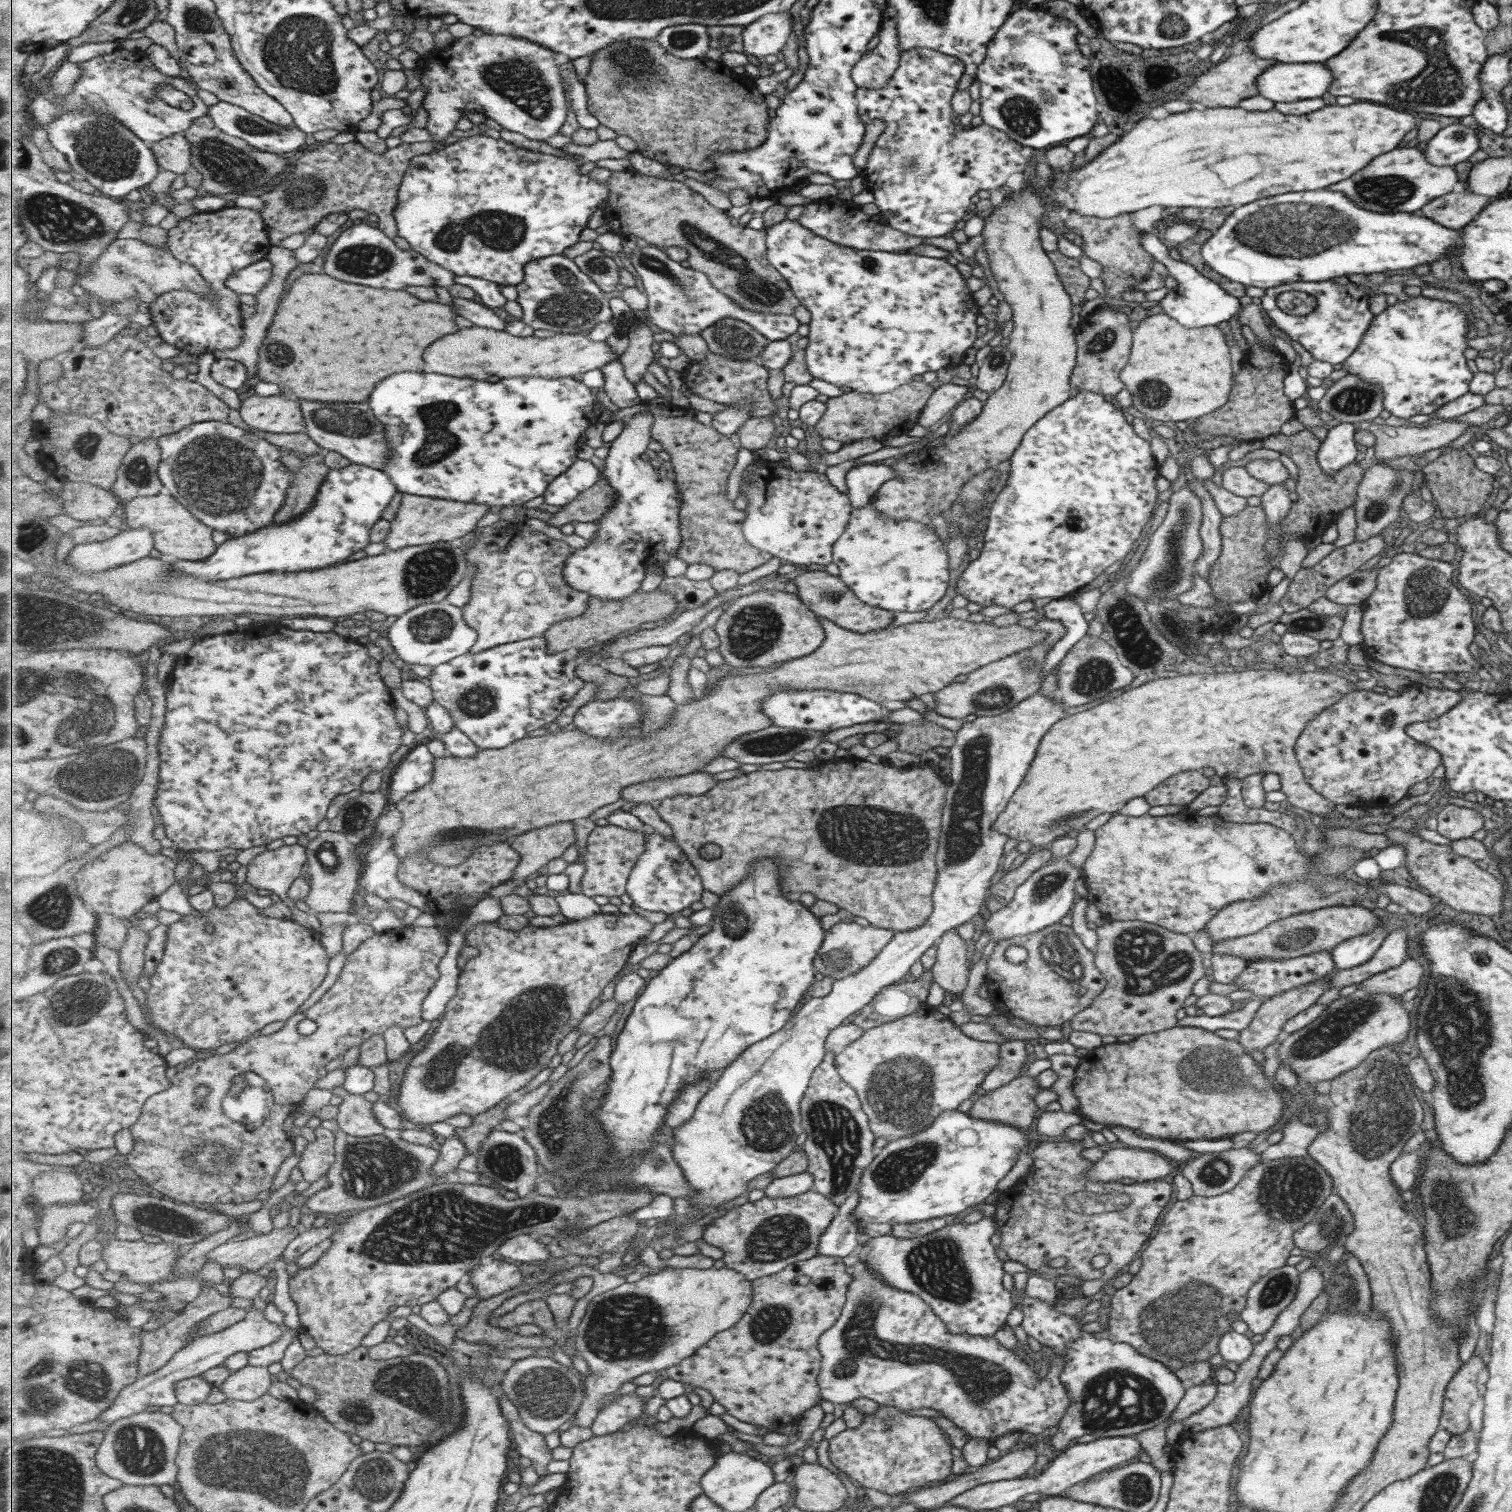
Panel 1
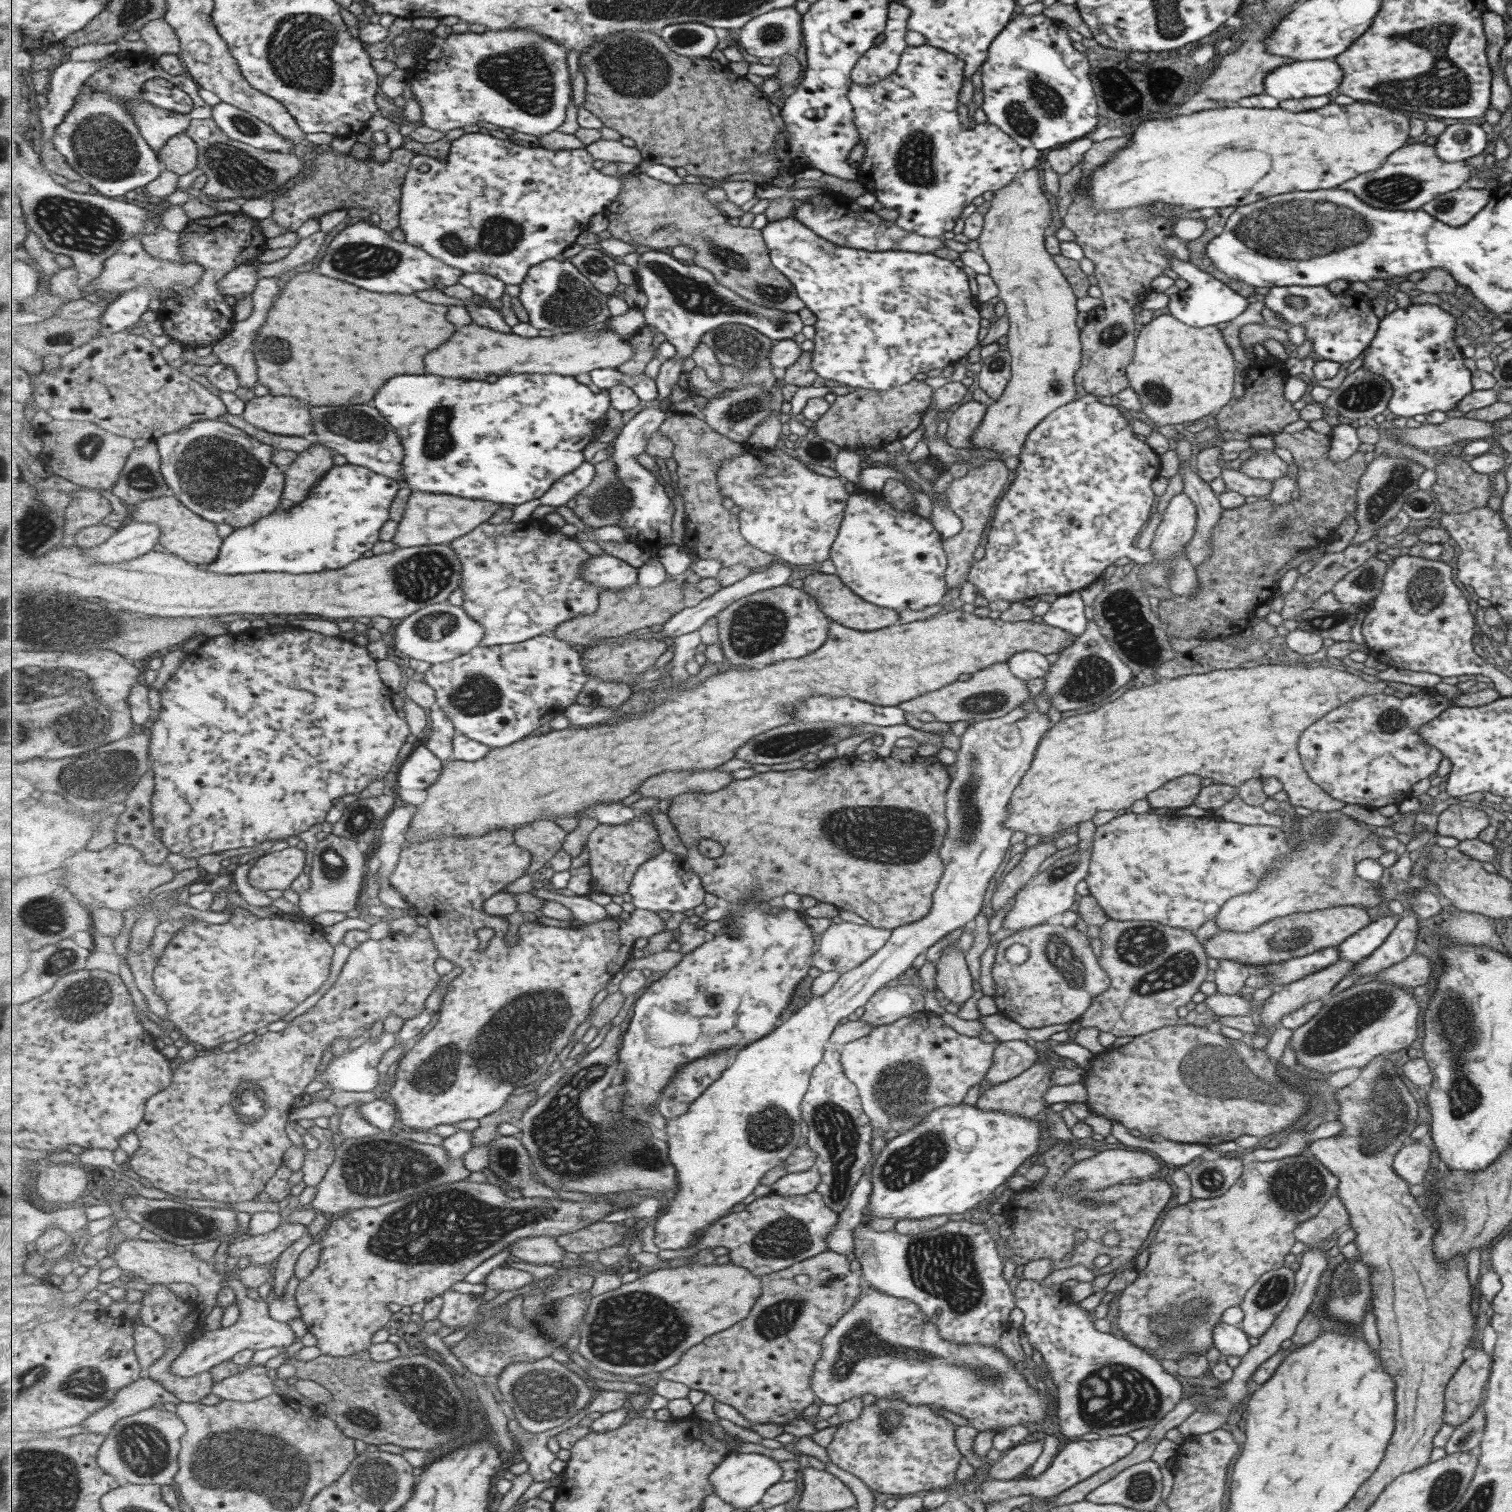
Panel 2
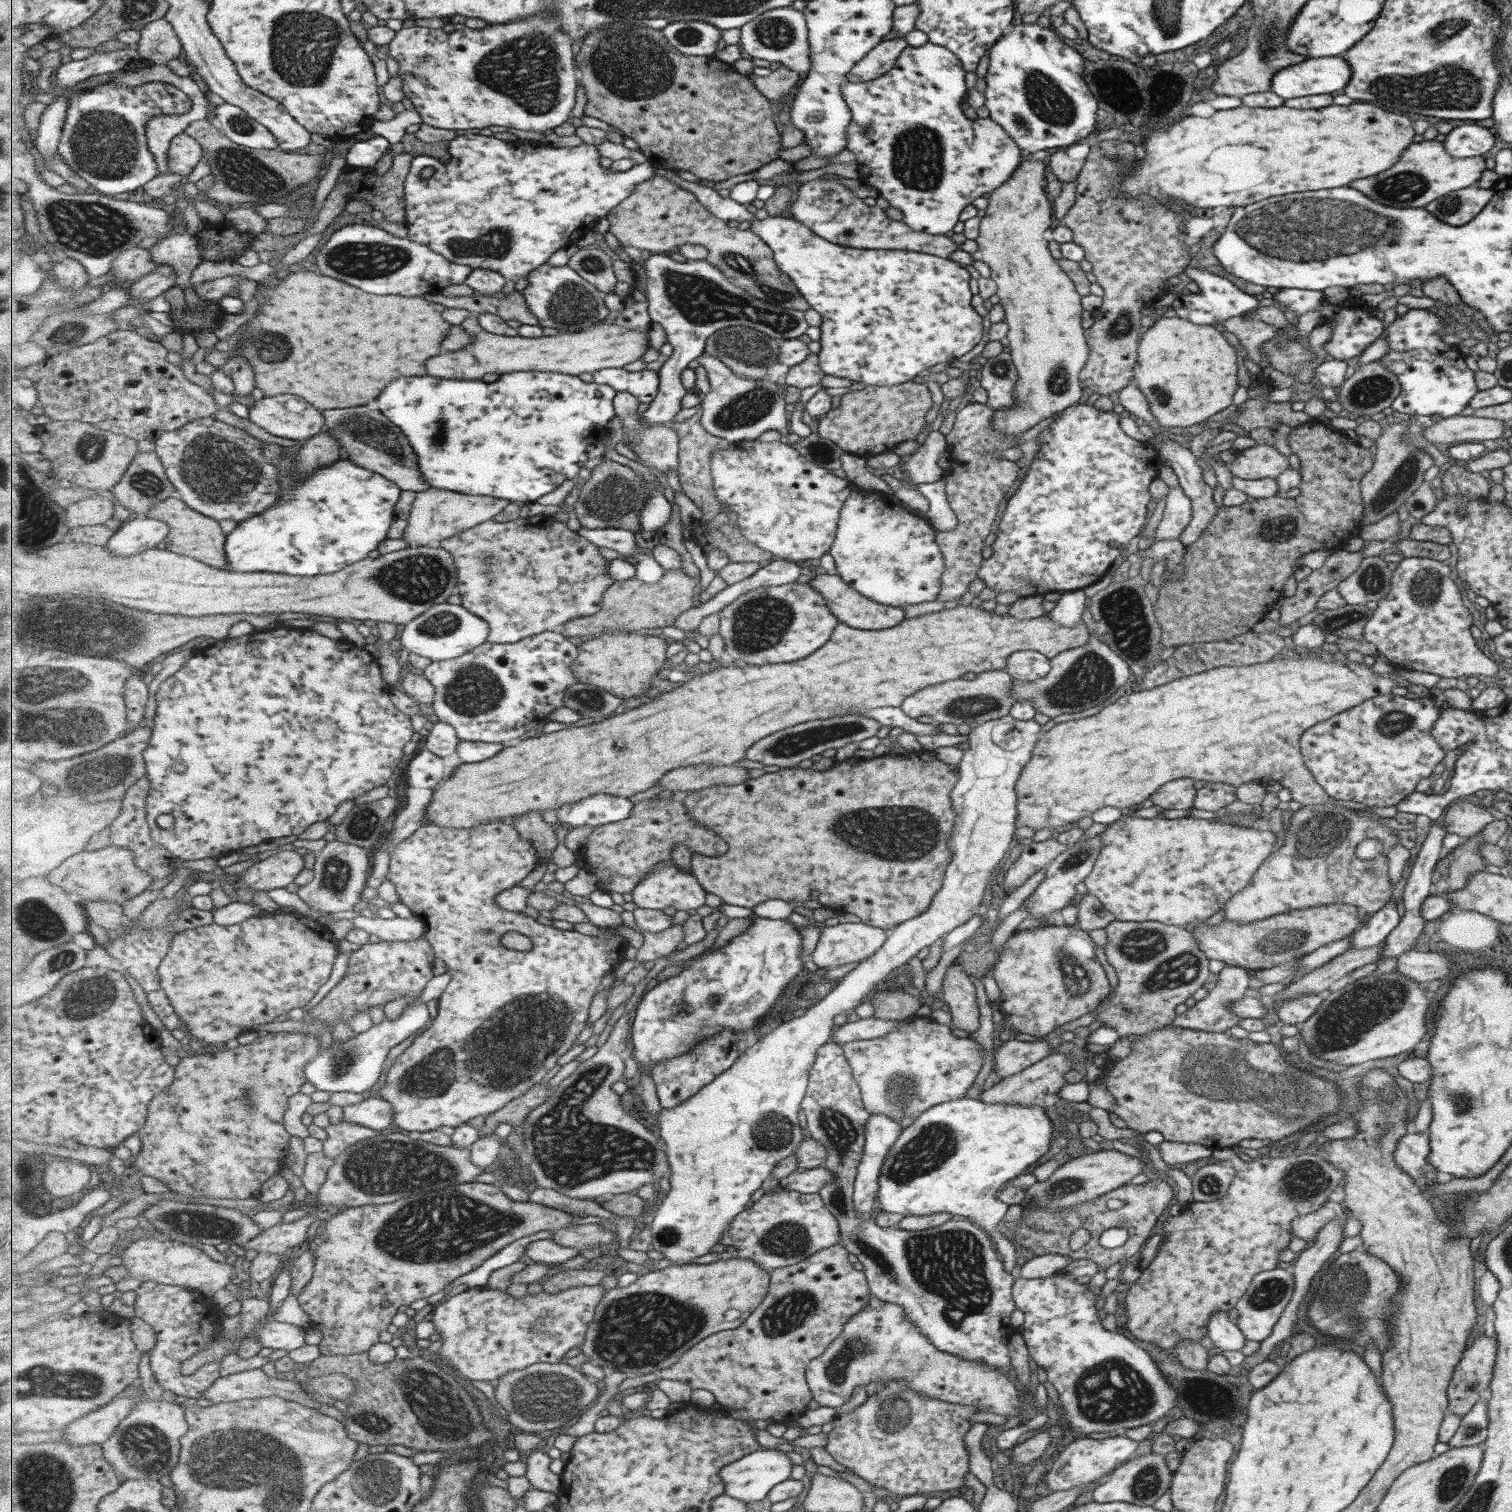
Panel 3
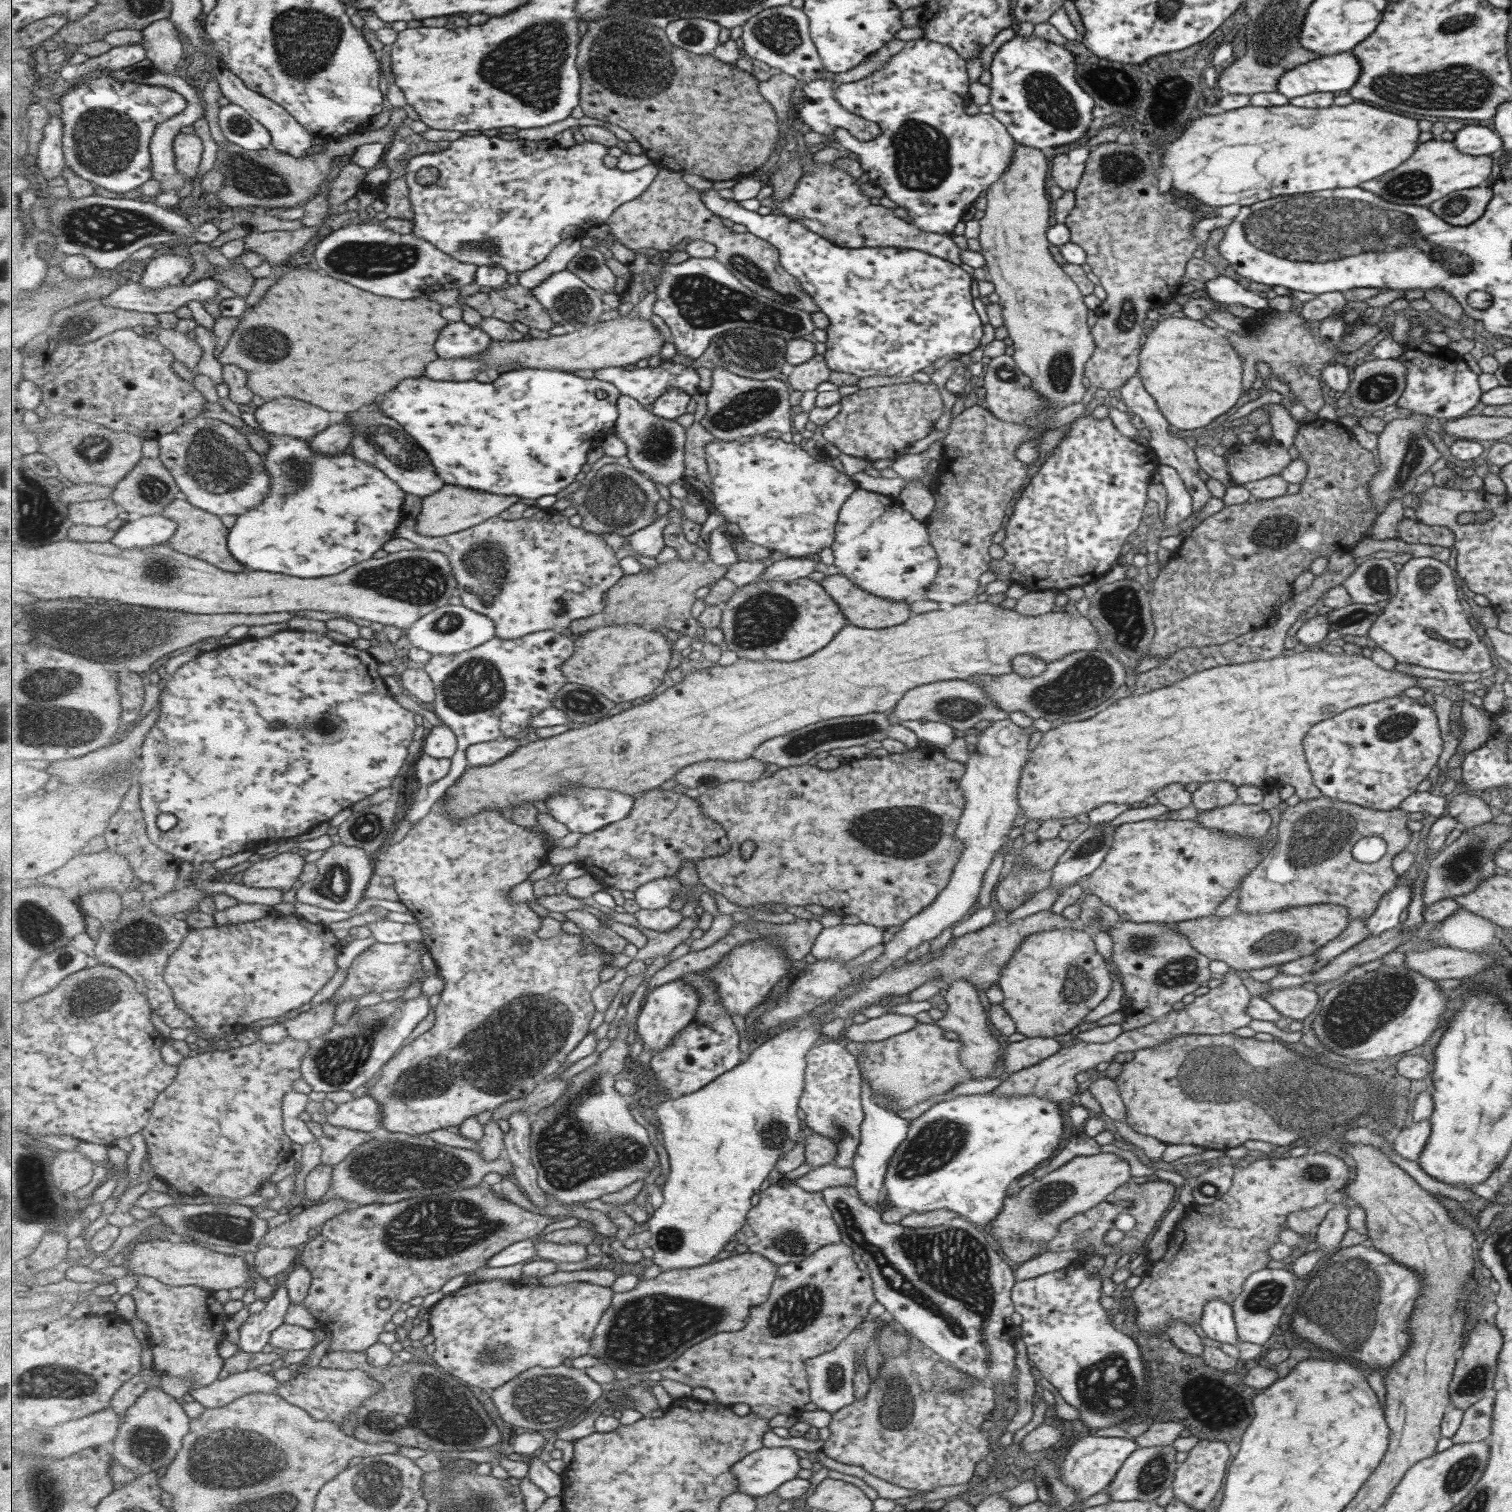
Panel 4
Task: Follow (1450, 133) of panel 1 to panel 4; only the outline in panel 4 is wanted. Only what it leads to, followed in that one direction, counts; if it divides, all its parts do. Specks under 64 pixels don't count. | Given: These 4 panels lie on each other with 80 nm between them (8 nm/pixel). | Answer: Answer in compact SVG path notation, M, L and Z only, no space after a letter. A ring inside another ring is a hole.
M1464 125L1453 136L1455 149L1468 156L1496 156L1502 148L1499 135L1481 125Z

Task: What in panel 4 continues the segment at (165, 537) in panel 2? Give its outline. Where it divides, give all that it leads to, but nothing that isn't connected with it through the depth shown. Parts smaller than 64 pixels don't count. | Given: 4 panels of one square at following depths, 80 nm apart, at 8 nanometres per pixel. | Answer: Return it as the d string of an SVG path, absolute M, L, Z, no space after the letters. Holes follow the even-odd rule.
M173 500L167 508L163 509L162 516L165 516L179 523L179 530L173 534L170 546L178 552L185 555L196 557L200 560L208 561L210 564L216 565L218 568L230 572L248 572L249 569L228 549L228 537L230 529L221 522L221 518L213 513L206 512L201 508L197 508L186 500Z

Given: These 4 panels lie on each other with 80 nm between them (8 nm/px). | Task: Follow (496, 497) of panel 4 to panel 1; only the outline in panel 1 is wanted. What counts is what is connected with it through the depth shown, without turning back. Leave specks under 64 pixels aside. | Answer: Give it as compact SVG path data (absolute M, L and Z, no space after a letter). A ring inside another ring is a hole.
M406 494L401 500L397 518L393 520L391 534L384 540L386 551L397 551L406 547L421 546L445 541L457 541L465 534L477 530L477 522L494 509L481 504Z

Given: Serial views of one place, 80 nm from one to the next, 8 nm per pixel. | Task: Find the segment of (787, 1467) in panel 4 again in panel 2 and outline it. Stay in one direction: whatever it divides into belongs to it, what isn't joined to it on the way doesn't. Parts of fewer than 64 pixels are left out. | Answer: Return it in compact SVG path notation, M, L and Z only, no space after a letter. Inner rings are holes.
M733 1454L712 1476L713 1487L717 1489L716 1496L721 1497L725 1502L732 1504L735 1509L749 1509L755 1504L762 1503L768 1494L769 1488L779 1483L781 1480L781 1468L777 1462L769 1460L769 1456L763 1454Z

